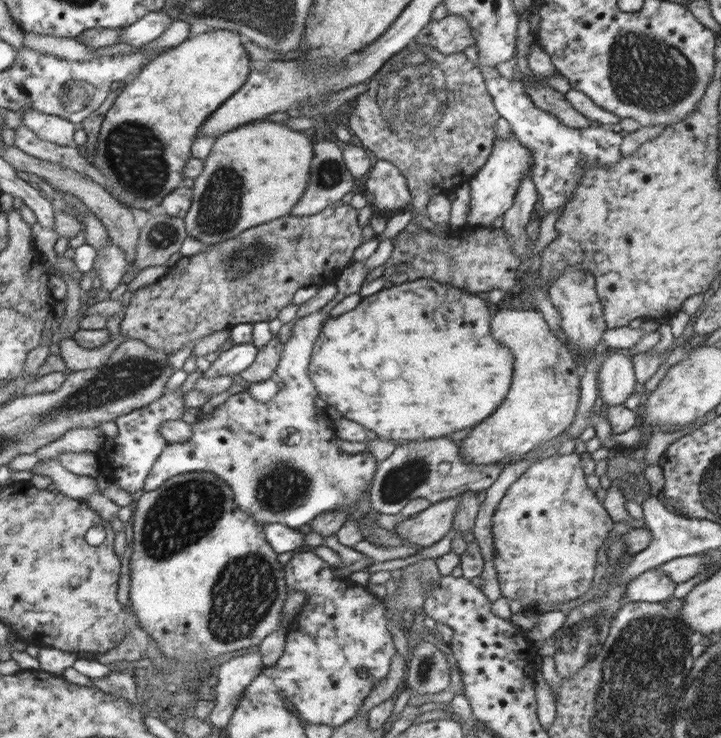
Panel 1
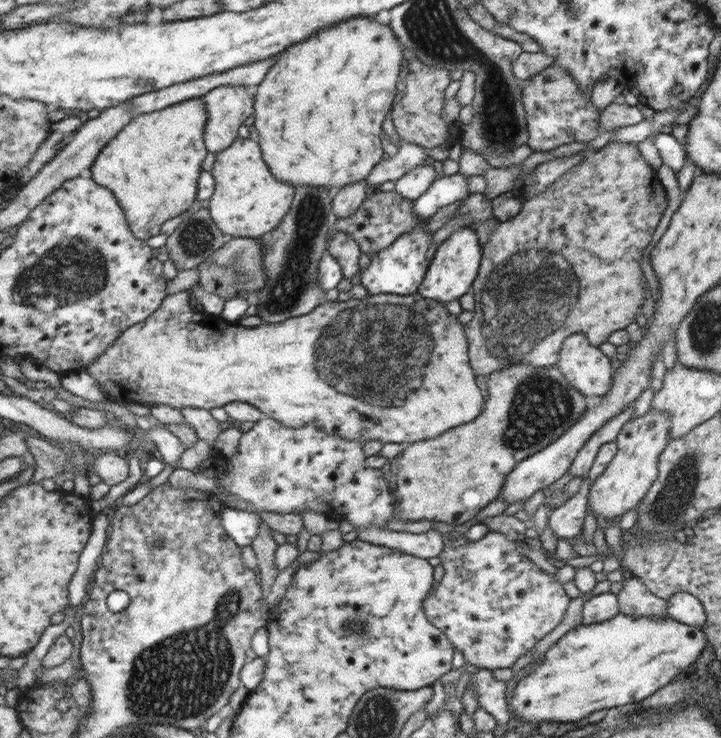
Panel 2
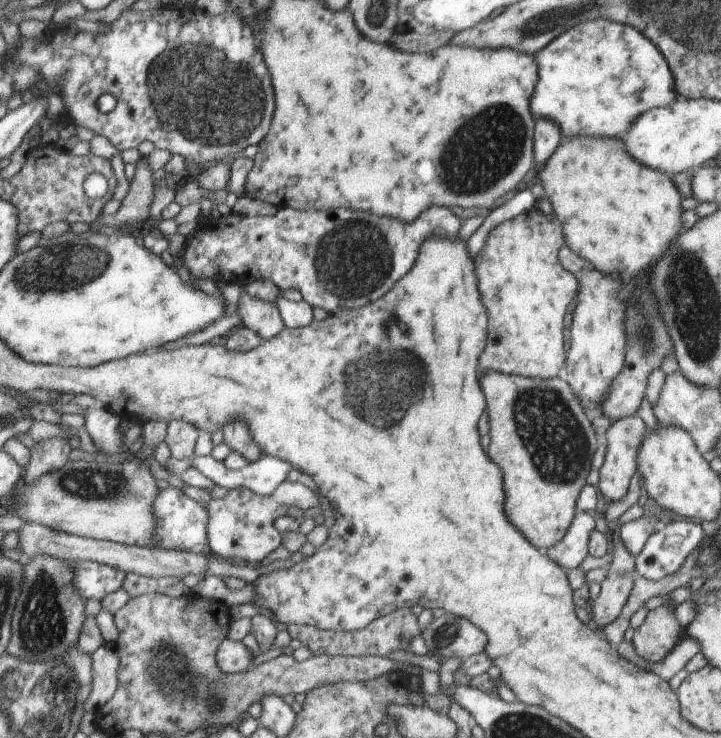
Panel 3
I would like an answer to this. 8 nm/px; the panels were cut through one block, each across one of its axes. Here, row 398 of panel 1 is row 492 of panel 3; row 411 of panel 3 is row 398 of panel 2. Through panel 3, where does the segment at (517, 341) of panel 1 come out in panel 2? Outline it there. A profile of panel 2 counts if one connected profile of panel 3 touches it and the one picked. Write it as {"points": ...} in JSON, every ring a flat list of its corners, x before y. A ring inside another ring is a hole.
{"points":[[514,364,512,368,488,376,488,400,483,414,470,423,454,427,430,440,416,441,380,468,396,496,396,517,404,522,434,520,460,525,474,518,503,490,507,477,520,462,555,442,584,415,584,396,560,372,557,364,550,368,534,368,530,364]]}

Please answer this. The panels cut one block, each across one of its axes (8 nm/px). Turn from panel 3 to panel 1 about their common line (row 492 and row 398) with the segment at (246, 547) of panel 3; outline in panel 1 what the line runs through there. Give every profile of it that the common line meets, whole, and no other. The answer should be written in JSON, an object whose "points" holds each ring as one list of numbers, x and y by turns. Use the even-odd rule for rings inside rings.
{"points":[[317,310,295,322,276,372,286,385,284,389,279,390,272,400,265,403,256,400,248,391,229,396,226,402,216,406,210,414,204,415,200,422,191,425,193,433,186,442,168,444,168,447,165,447,149,475,145,491,152,492,163,486,168,479,184,472,211,472,231,486,235,493,235,503,264,526,282,523,290,528,299,529,300,526,312,522,319,514,344,509,349,514,348,519,358,521,363,540,368,540,366,536,372,530,372,526,377,525,374,517,368,515,368,512,375,511,369,501,369,488,375,478,378,461,370,452,340,452,336,444,336,432,312,432,316,430,318,420,328,420,314,404,314,398,319,392,311,376,308,376,313,346,321,333,321,324,327,316,330,314]]}

